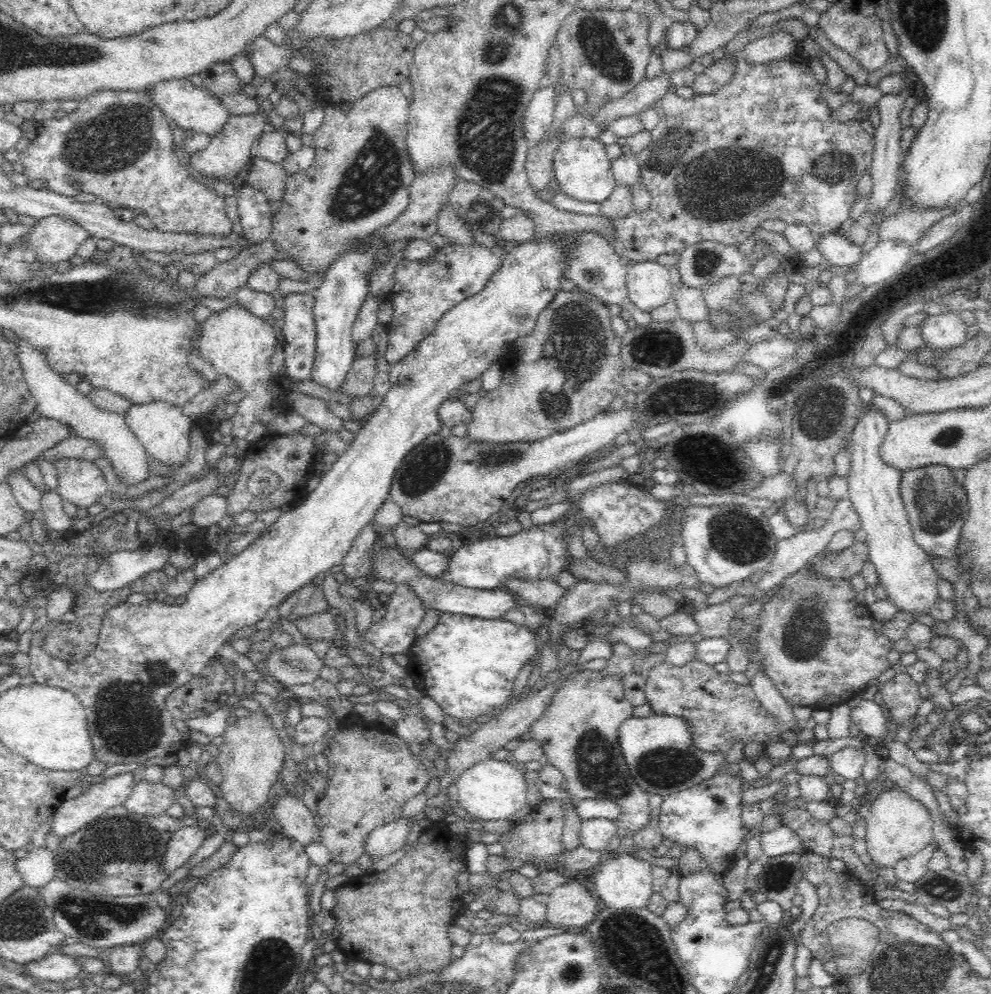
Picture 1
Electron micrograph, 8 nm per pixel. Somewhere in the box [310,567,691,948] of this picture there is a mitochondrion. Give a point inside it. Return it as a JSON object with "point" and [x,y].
{"point":[598,770]}

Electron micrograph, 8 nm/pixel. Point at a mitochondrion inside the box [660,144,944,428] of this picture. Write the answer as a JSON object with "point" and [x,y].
{"point":[829,169]}

